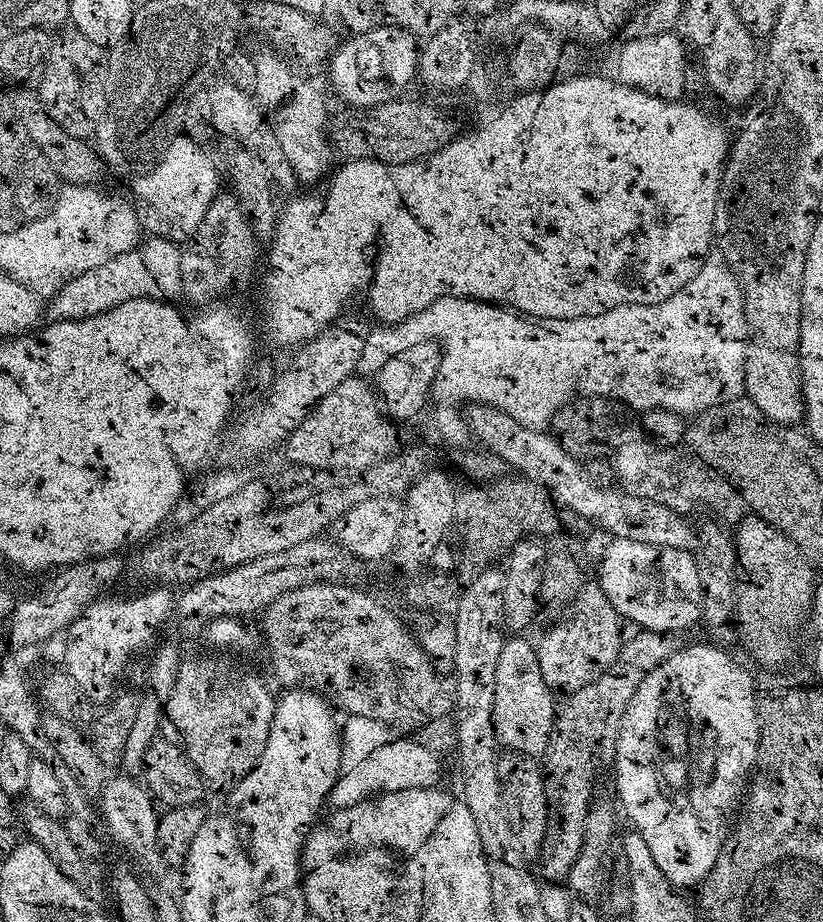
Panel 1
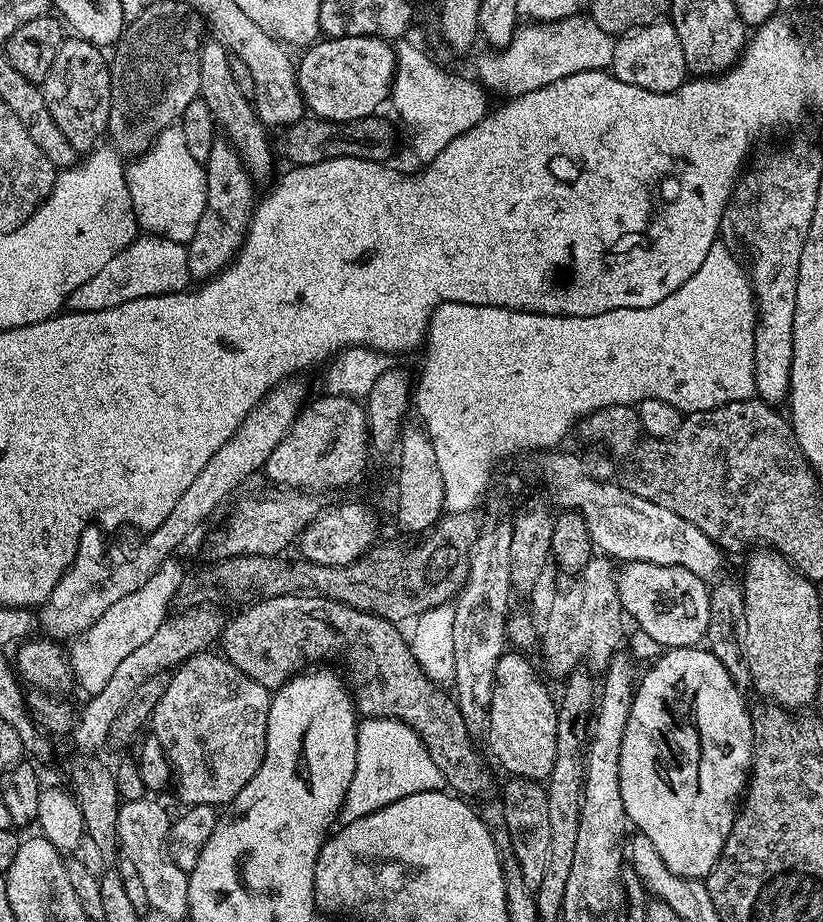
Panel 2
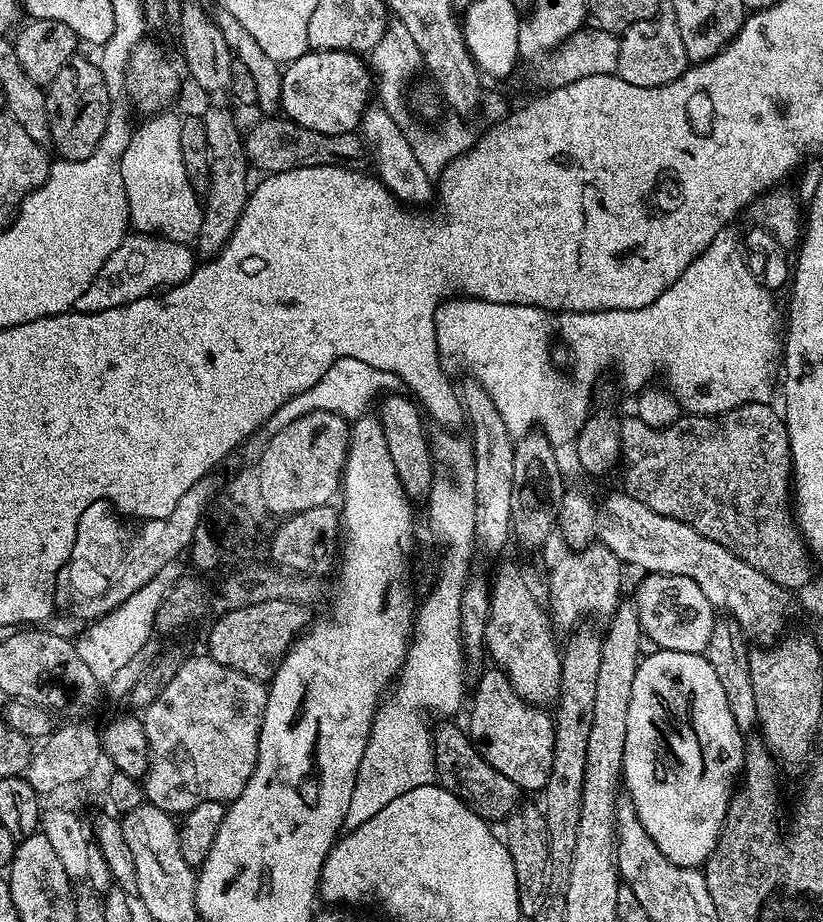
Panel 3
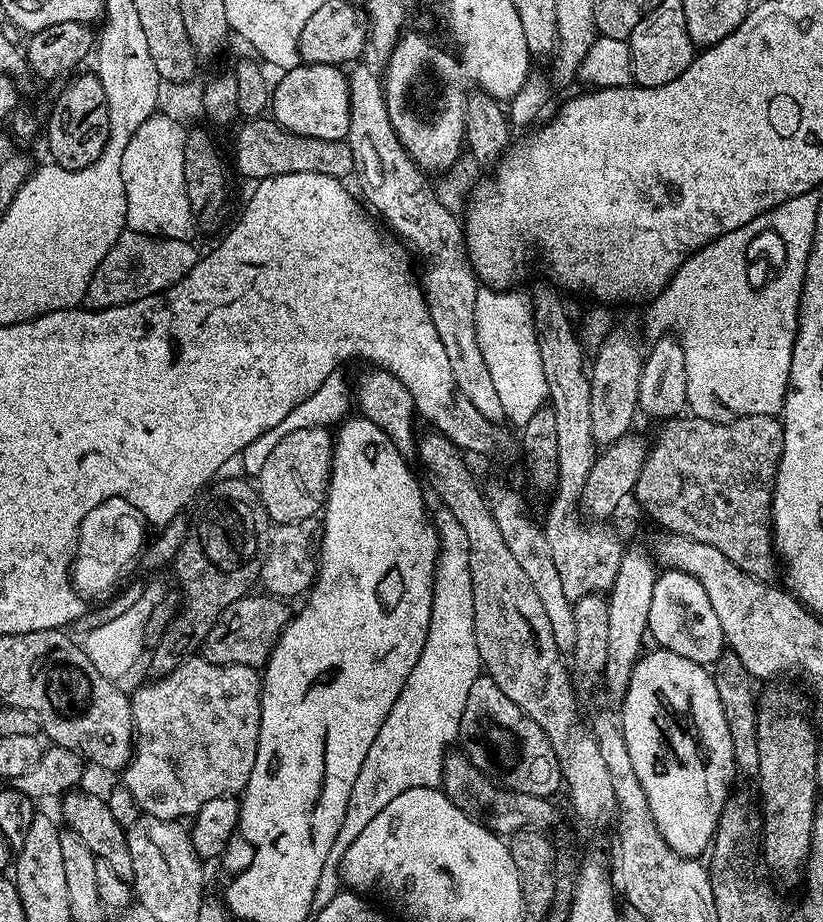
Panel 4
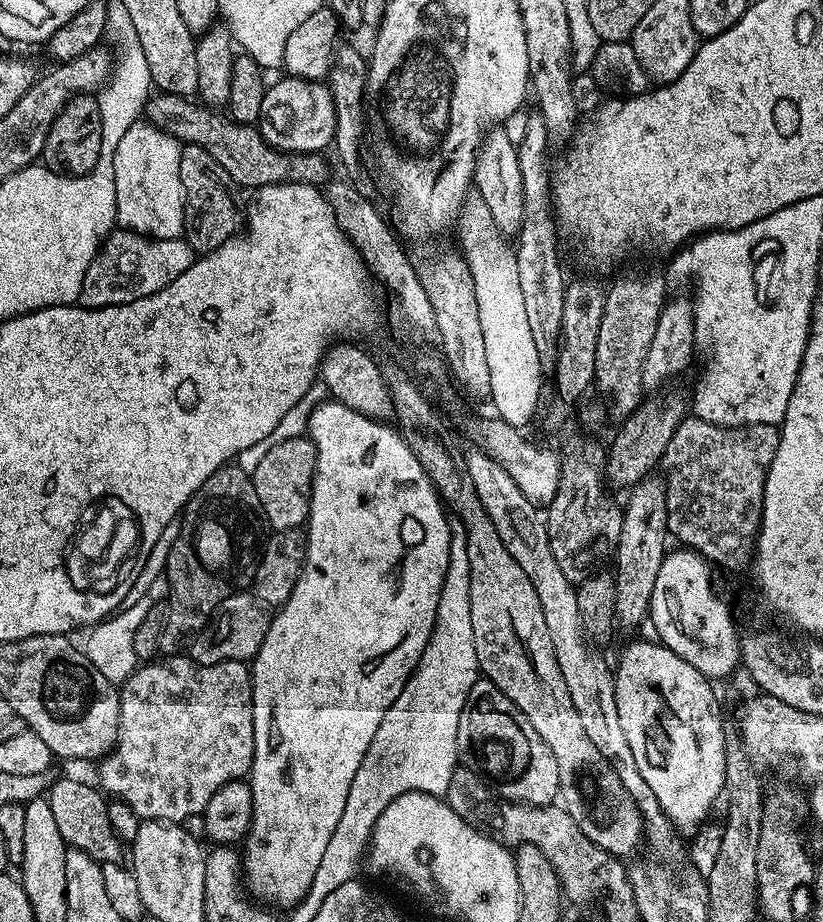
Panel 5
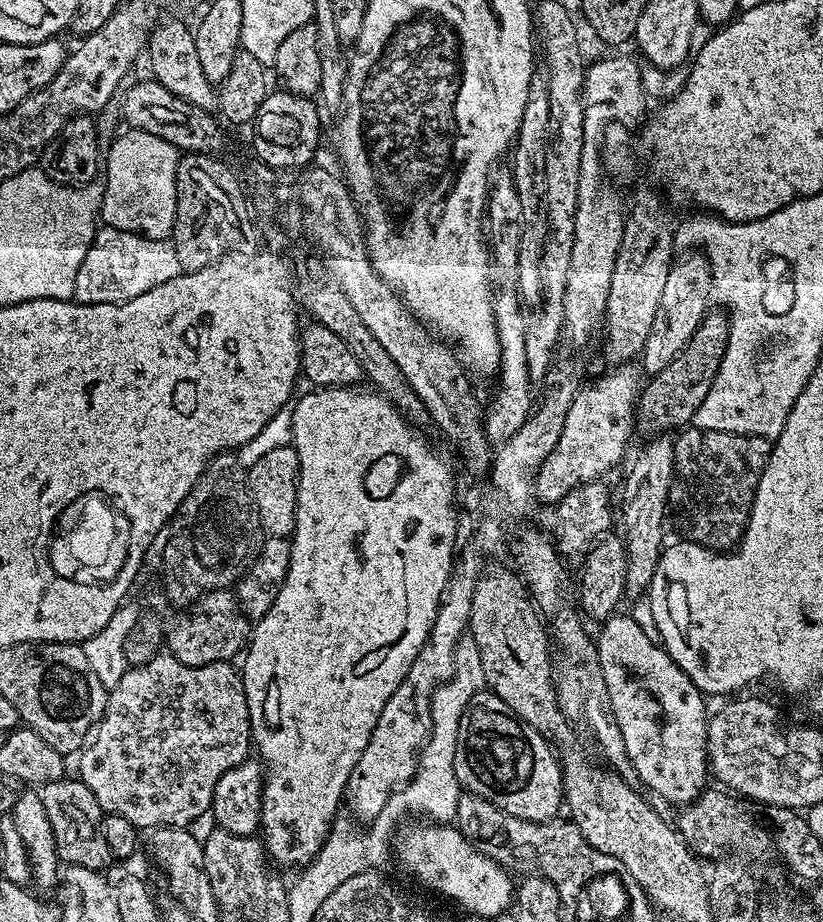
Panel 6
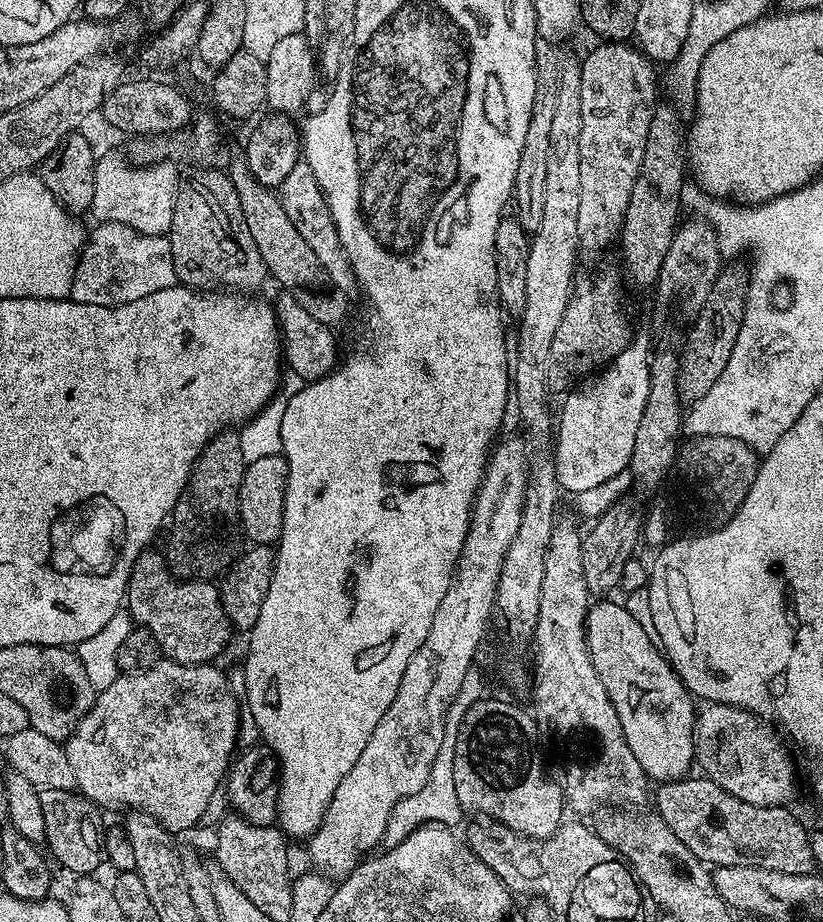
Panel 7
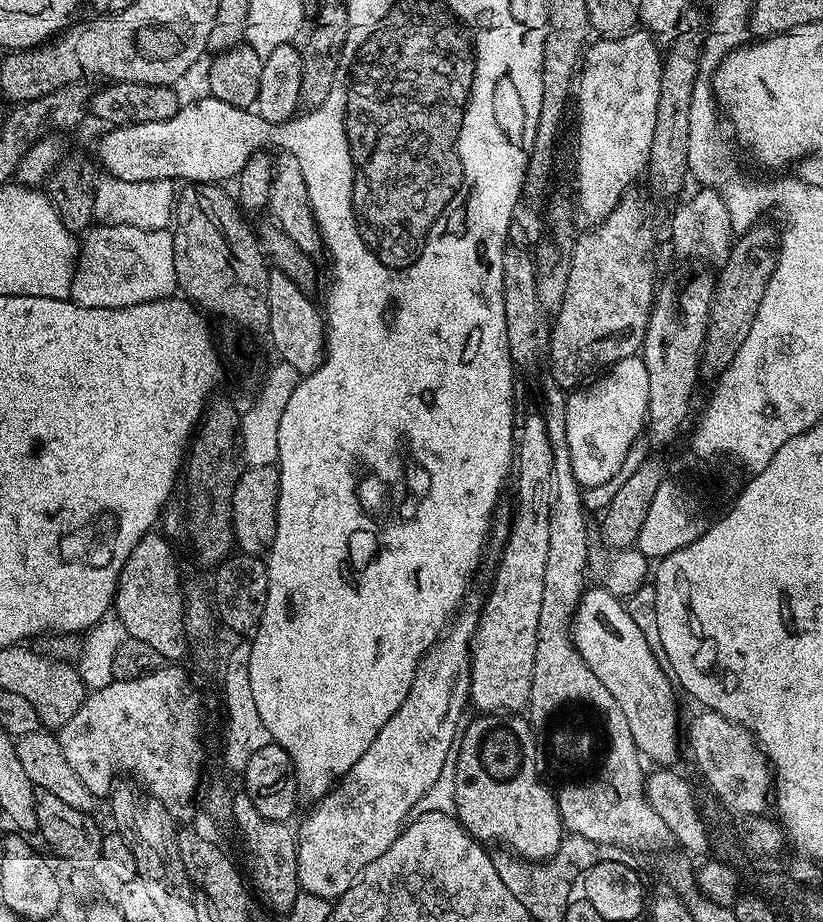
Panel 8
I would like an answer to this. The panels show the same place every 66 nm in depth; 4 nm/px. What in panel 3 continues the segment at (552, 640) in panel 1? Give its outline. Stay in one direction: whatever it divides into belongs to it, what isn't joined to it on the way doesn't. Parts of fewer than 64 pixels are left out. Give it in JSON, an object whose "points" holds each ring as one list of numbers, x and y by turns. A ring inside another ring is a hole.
{"points":[[553,530,546,538,542,555,548,567,546,602,550,607,550,619,561,633,571,633,581,622,591,621,588,620,591,616,604,622,615,614,617,606,622,602,620,587,624,584,626,568,605,544,593,542,577,550,560,537,559,531]]}

